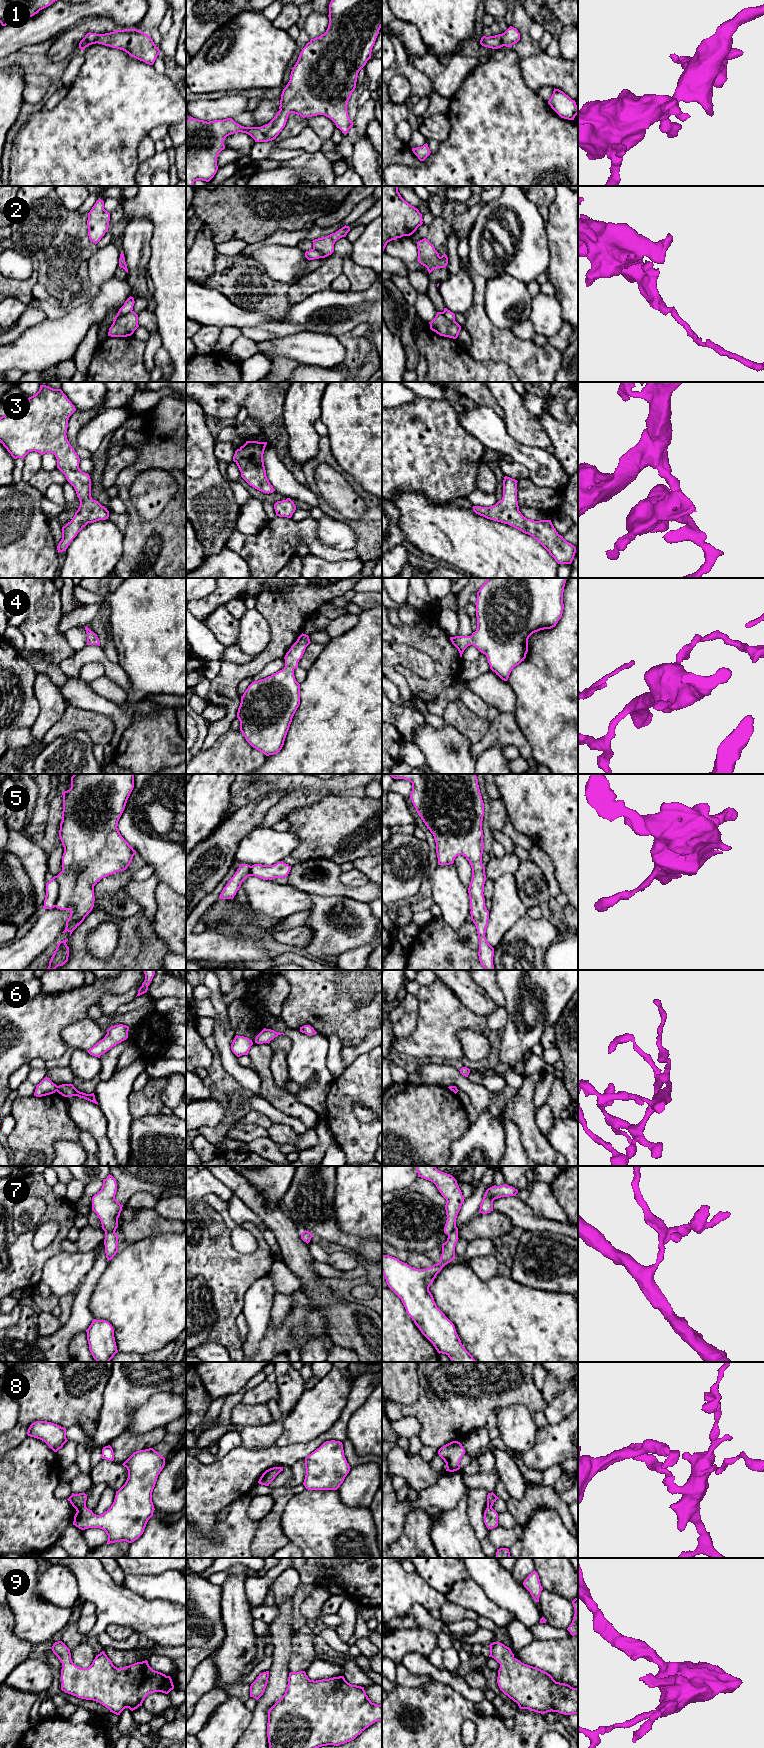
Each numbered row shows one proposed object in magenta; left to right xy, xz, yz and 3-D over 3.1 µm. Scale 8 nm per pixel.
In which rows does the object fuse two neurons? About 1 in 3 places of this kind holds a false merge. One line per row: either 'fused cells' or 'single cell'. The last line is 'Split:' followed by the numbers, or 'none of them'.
1: single cell
2: fused cells
3: single cell
4: single cell
5: single cell
6: fused cells
7: fused cells
8: fused cells
9: single cell
Split: 2, 6, 7, 8

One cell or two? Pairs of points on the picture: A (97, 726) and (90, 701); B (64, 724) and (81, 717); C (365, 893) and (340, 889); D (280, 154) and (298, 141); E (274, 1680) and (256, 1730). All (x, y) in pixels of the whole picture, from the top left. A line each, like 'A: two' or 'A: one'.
A: two
B: one
C: one
D: two
E: one

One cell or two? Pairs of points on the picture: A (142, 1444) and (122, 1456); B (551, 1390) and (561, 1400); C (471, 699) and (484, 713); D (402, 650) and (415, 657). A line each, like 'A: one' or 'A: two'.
A: one
B: two
C: one
D: one

